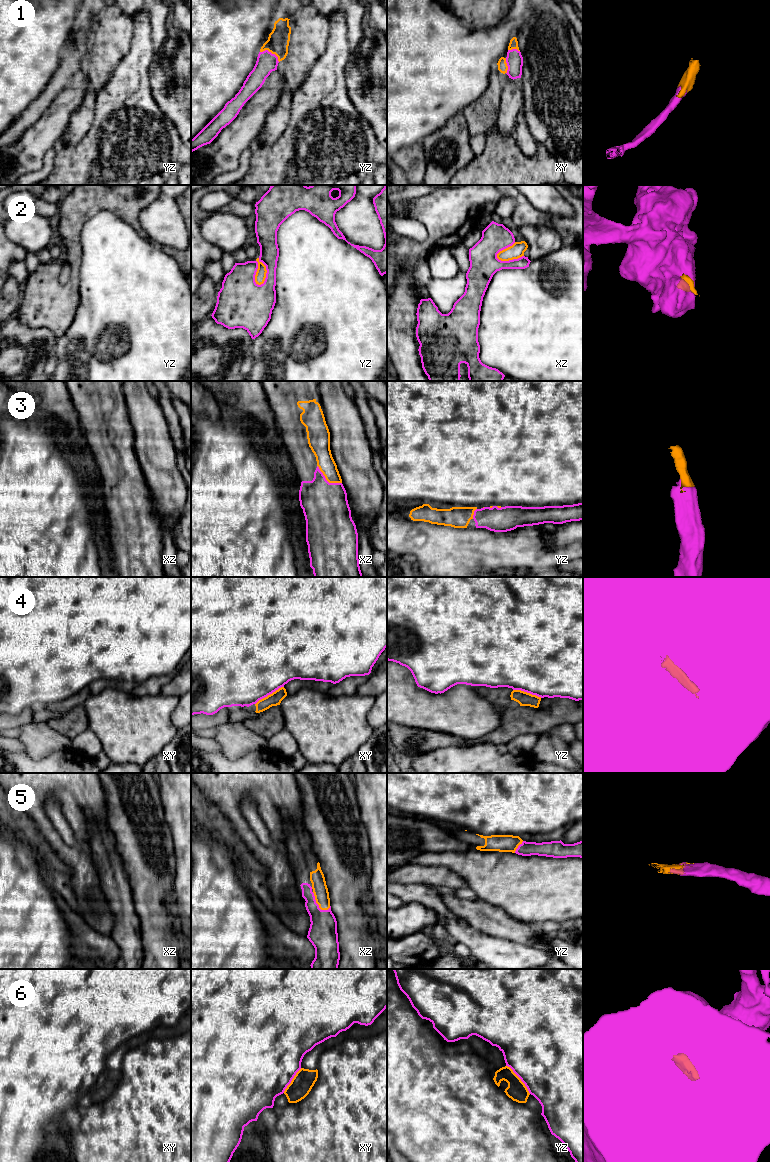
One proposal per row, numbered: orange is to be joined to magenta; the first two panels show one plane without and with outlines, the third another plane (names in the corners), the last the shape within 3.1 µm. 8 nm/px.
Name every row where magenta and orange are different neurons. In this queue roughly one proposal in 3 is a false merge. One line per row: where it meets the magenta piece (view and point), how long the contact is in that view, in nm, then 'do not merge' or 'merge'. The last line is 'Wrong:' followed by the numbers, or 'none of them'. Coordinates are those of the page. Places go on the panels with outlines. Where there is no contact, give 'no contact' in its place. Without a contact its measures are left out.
1: yz (270, 52) | 180 nm | merge
2: yz (256, 271) | 220 nm | do not merge
3: xz (326, 480) | 240 nm | merge
4: xy (269, 694) | 280 nm | do not merge
5: xz (318, 905) | 200 nm | merge
6: yz (520, 1078) | 300 nm | do not merge
Wrong: 2, 4, 6

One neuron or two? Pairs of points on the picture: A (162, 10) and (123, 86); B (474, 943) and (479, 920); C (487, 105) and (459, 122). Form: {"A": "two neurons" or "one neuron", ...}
{"A": "two neurons", "B": "two neurons", "C": "two neurons"}

